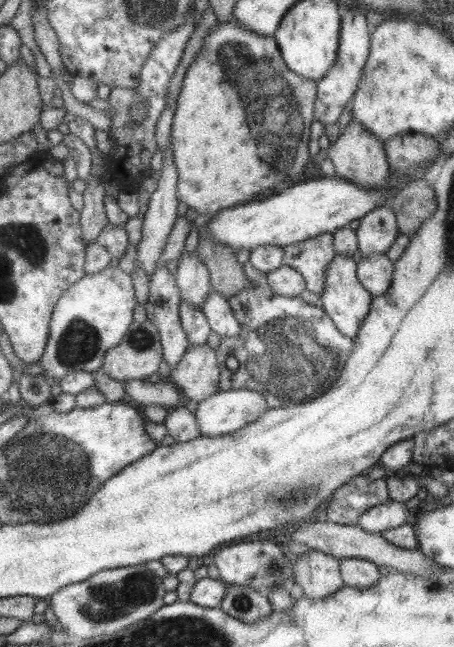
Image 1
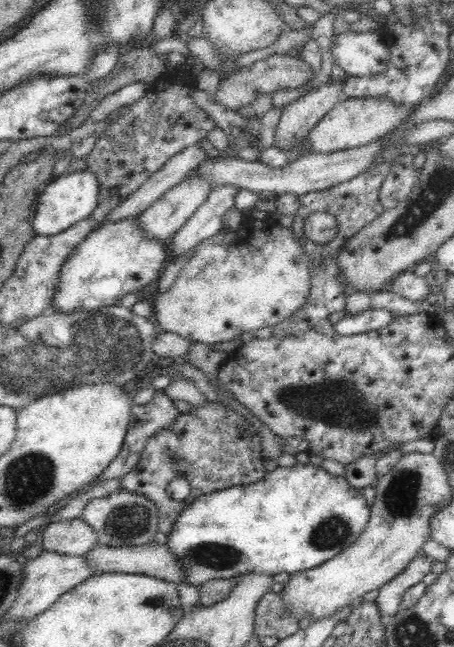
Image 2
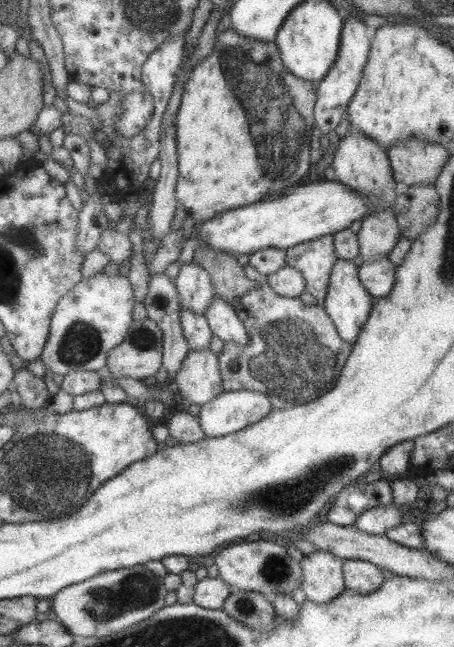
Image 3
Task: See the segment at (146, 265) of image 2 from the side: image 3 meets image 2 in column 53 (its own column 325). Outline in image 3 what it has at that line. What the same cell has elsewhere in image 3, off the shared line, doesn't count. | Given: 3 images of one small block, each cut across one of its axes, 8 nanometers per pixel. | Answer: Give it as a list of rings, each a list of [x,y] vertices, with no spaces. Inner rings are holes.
[[[336,258],[329,272],[329,282],[327,282],[327,290],[325,290],[325,298],[323,298],[323,310],[332,320],[337,334],[341,336],[341,340],[345,340],[347,344],[353,344],[359,334],[359,330],[371,308],[373,308],[374,297],[372,297],[358,279],[357,266],[351,260],[341,260]]]

